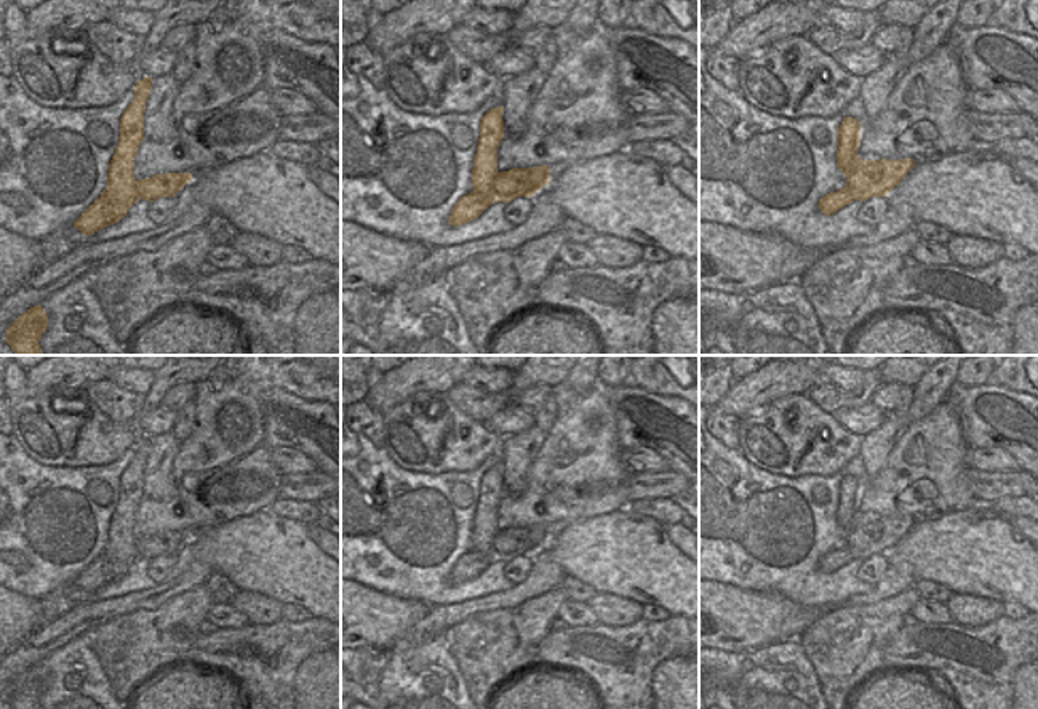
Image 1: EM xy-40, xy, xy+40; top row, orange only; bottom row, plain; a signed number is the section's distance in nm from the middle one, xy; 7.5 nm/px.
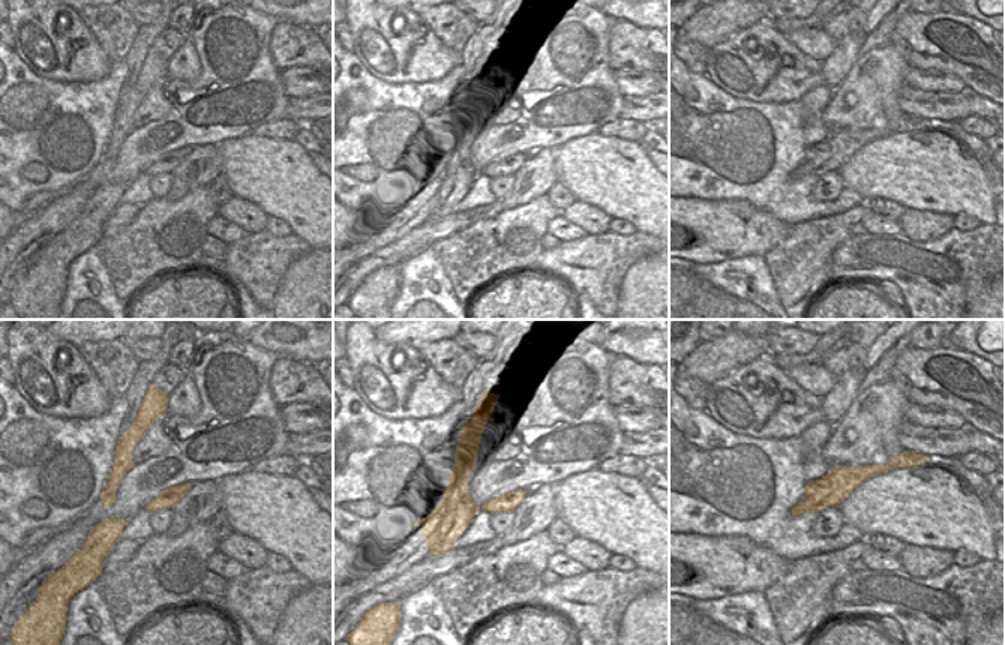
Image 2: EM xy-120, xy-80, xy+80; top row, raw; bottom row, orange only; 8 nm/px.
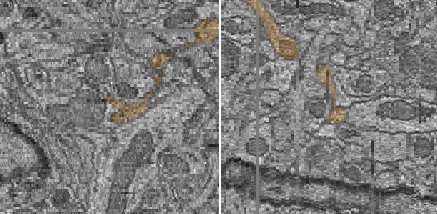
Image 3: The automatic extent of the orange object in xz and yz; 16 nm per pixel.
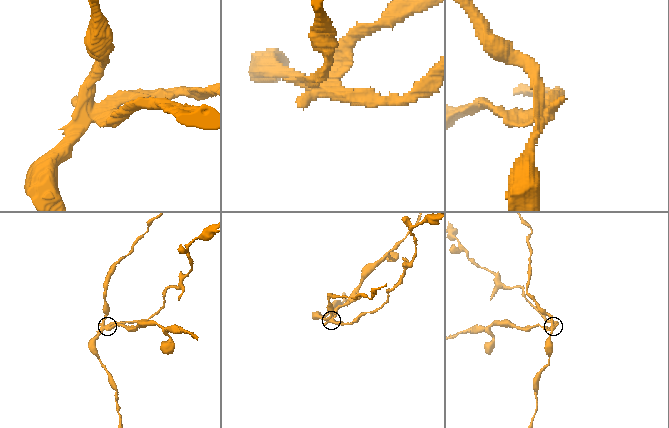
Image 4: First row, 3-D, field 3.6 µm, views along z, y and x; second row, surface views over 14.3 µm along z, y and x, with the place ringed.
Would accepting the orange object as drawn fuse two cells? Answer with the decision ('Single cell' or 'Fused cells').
Fused cells.

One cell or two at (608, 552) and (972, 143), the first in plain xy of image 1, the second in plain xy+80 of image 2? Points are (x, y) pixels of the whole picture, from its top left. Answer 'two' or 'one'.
two

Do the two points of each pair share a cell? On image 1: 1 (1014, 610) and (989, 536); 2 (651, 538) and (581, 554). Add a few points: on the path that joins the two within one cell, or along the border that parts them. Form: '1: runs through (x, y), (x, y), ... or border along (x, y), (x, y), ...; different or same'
1: border along (1021, 604), (1006, 602), (1003, 605); different
2: runs through (634, 552), (598, 552); same

